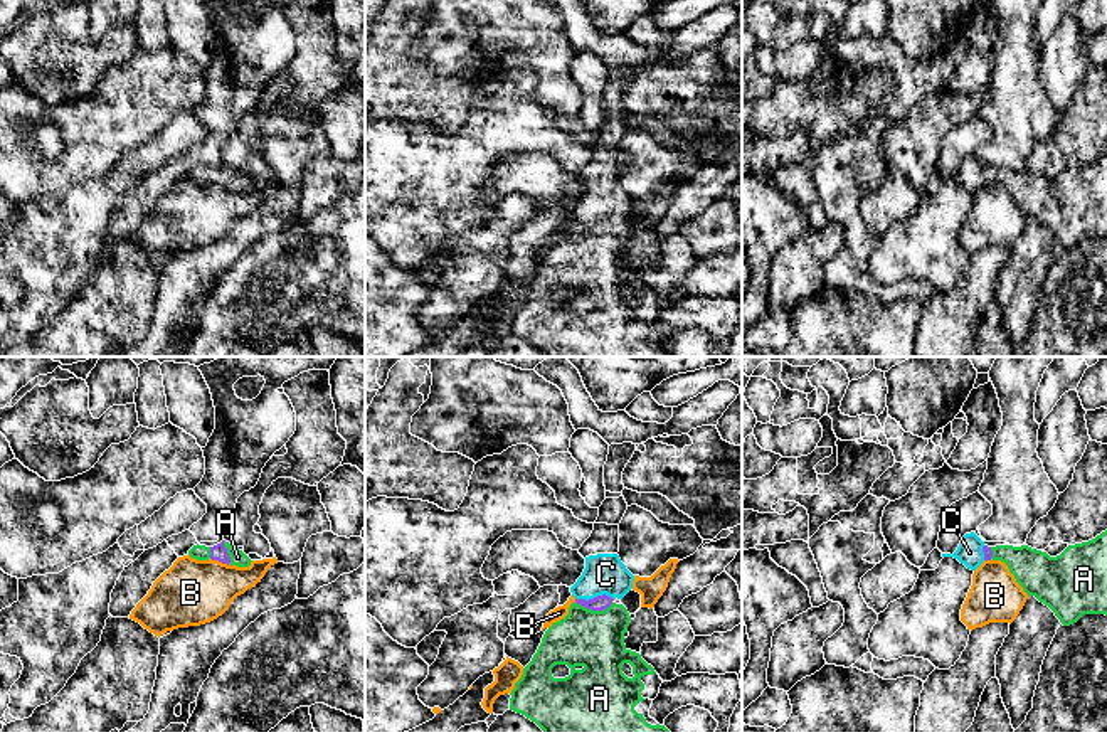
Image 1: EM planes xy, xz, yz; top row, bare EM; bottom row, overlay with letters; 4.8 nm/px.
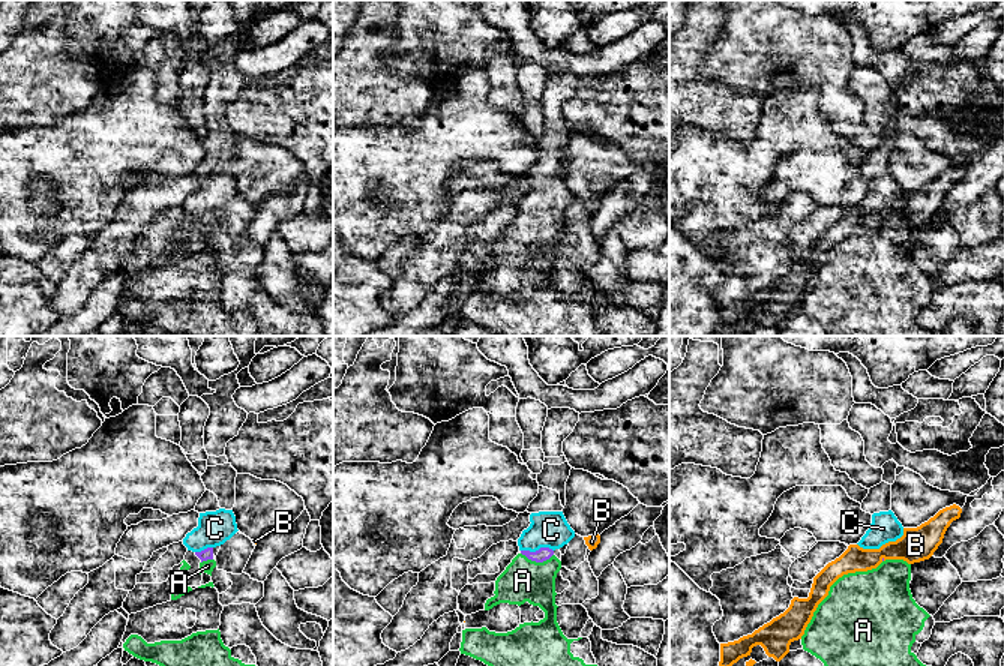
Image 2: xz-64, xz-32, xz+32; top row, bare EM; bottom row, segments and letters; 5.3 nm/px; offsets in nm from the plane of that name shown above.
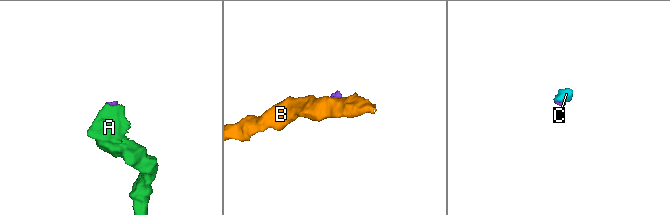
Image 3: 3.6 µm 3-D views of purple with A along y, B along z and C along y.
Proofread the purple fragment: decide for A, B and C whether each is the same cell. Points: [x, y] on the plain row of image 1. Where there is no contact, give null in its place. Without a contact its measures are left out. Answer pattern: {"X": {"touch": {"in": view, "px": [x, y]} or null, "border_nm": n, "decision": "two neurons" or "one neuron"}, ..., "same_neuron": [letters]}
{"A": {"touch": {"in": "xz", "px": [594, 233]}, "border_nm": 180, "decision": "one neuron"}, "B": {"touch": {"in": "xy", "px": [221, 184]}, "border_nm": 100, "decision": "two neurons"}, "C": {"touch": {"in": "xz", "px": [594, 221]}, "border_nm": 180, "decision": "one neuron"}, "same_neuron": ["A", "C"]}

